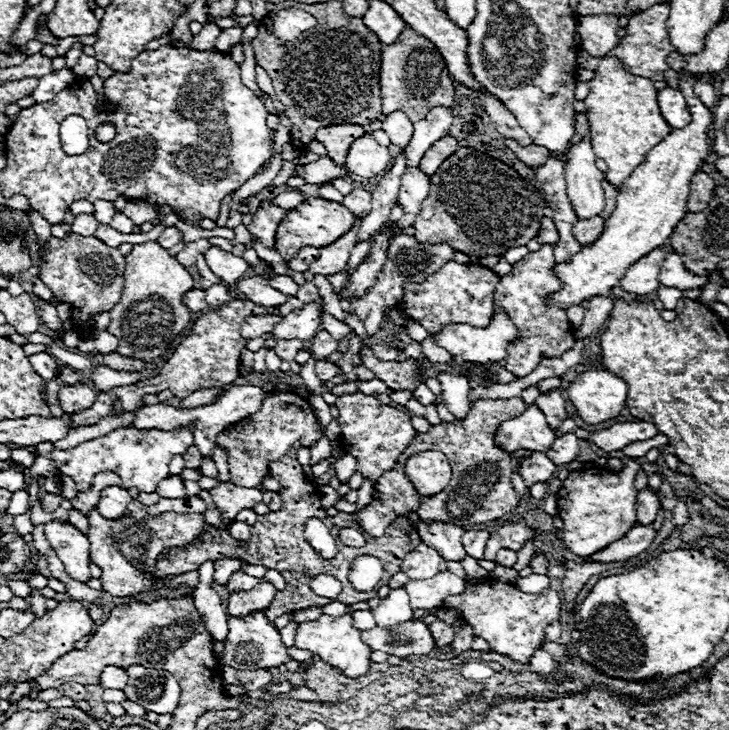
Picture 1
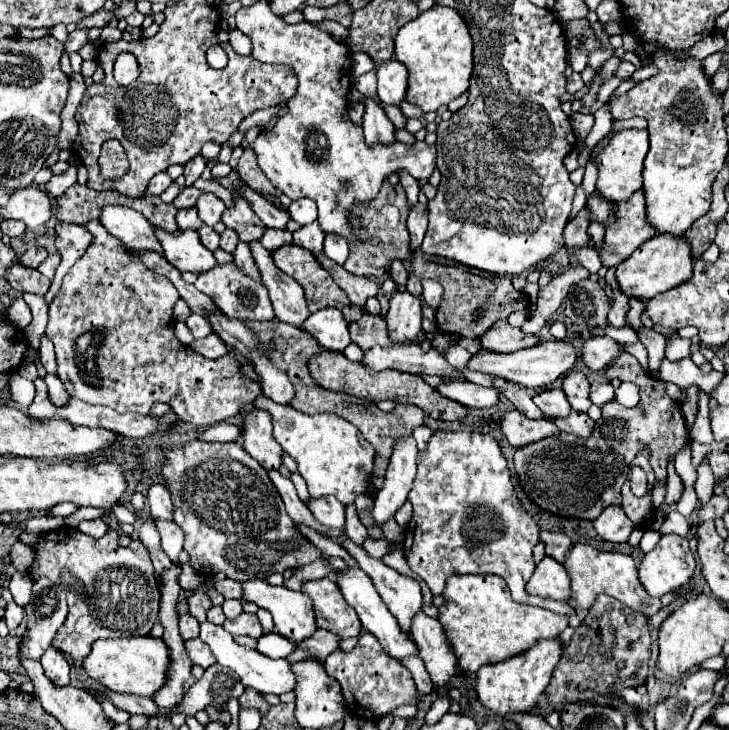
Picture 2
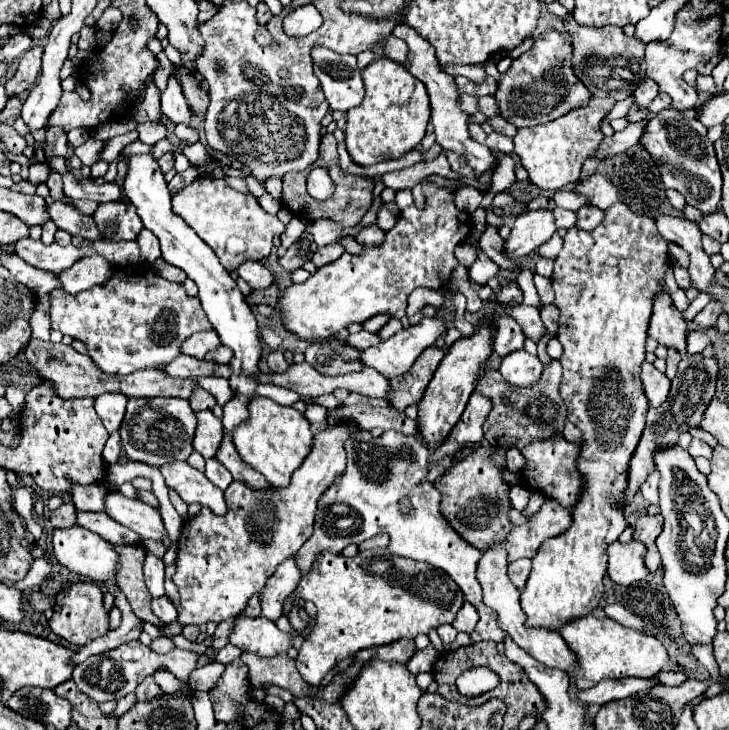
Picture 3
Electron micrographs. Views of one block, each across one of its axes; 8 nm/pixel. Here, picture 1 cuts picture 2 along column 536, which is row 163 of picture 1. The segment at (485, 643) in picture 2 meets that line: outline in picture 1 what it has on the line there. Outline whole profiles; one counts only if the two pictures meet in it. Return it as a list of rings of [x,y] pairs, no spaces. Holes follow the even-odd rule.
[[[600,58],[594,78],[588,82],[588,86],[590,94],[584,104],[588,108],[592,146],[596,156],[608,164],[606,180],[618,188],[630,178],[634,168],[644,162],[644,154],[660,144],[672,132],[672,128],[660,114],[656,100],[658,90],[654,88],[654,82],[626,72],[620,58]]]

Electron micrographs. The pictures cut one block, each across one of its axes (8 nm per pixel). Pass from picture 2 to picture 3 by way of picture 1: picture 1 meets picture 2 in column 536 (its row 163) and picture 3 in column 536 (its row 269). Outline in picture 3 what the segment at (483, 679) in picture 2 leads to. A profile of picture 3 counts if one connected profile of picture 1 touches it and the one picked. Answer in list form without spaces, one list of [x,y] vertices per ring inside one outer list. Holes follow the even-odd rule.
[[[616,204],[606,210],[604,222],[594,230],[570,228],[564,236],[564,248],[554,262],[554,304],[560,308],[558,340],[564,346],[564,354],[560,358],[560,364],[564,368],[560,390],[570,414],[570,422],[584,434],[578,470],[584,474],[586,486],[580,502],[572,512],[574,522],[570,530],[552,540],[546,540],[540,546],[538,554],[532,558],[532,572],[520,596],[522,610],[528,616],[526,628],[560,630],[570,620],[588,616],[604,594],[602,580],[606,576],[608,562],[606,550],[626,528],[622,510],[616,508],[616,504],[620,502],[622,490],[626,488],[628,462],[638,446],[646,422],[646,412],[650,408],[646,394],[642,394],[640,370],[646,356],[646,330],[650,328],[654,298],[664,292],[662,282],[666,270],[670,268],[668,246],[670,244],[658,234],[656,224],[650,216],[640,216],[626,204]]]

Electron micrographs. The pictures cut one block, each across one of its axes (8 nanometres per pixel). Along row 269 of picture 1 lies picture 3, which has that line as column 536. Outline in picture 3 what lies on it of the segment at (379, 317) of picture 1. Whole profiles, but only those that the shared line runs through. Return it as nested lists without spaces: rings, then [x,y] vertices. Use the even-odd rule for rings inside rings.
[[[552,360],[552,364],[544,368],[540,380],[528,388],[516,388],[506,384],[504,380],[500,380],[502,376],[498,370],[486,368],[484,374],[490,374],[490,382],[478,382],[476,390],[480,394],[486,394],[486,398],[490,398],[492,402],[492,410],[483,425],[484,439],[490,442],[490,446],[516,446],[522,450],[534,440],[546,440],[554,438],[554,434],[562,434],[568,412],[560,396],[562,366],[558,360]],[[506,398],[510,404],[504,402]]]

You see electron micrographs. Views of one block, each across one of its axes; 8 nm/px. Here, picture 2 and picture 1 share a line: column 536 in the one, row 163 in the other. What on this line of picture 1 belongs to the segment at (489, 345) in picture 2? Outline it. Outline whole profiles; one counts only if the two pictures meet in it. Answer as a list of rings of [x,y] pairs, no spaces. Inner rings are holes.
[[[334,124],[334,126],[320,128],[316,132],[316,140],[326,146],[330,160],[344,166],[350,144],[362,134],[364,134],[364,128],[360,124]]]

